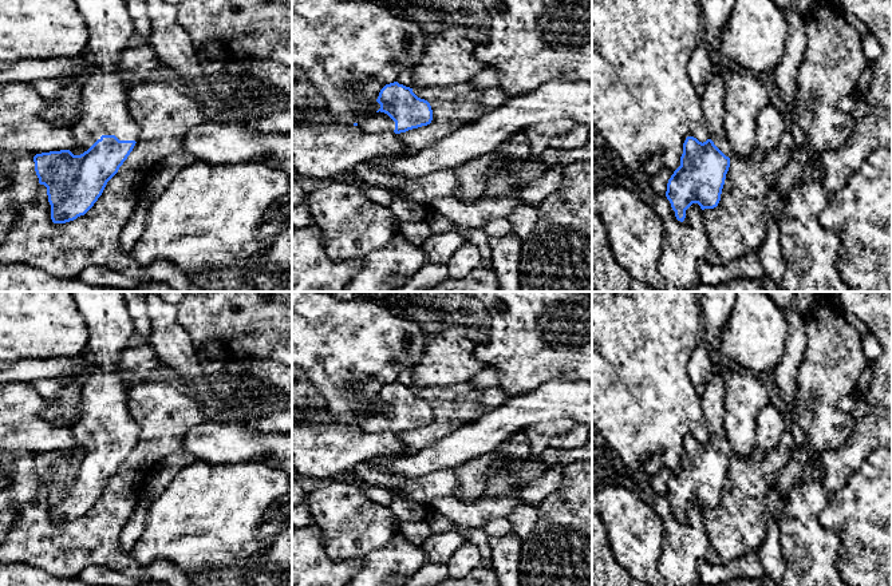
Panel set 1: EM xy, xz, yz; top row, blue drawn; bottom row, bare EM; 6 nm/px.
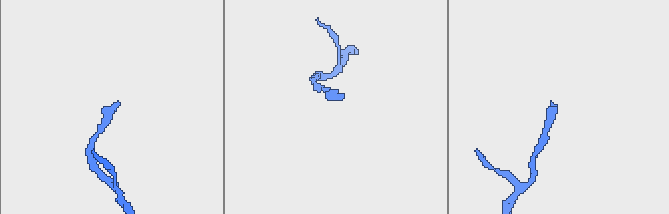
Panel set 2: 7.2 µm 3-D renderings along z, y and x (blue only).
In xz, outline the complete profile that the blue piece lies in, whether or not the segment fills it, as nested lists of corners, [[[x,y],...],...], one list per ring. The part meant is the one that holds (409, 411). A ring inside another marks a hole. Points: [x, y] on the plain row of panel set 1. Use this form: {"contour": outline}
{"contour": [[[398,381],[386,384],[376,399],[380,408],[358,421],[364,431],[406,432],[427,425],[433,420],[433,409],[427,400],[418,397],[413,388]]]}

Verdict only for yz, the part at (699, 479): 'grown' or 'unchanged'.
grown

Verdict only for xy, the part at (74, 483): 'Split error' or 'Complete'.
Split error

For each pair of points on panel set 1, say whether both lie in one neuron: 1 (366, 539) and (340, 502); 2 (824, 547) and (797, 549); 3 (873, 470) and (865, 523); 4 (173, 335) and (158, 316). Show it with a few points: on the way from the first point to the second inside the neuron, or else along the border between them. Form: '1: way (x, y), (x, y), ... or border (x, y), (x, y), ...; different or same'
1: way (356, 530), (340, 511); same
2: way (817, 547), (804, 549); same
3: way (873, 483), (873, 510); same
4: way (169, 331), (162, 320); same

